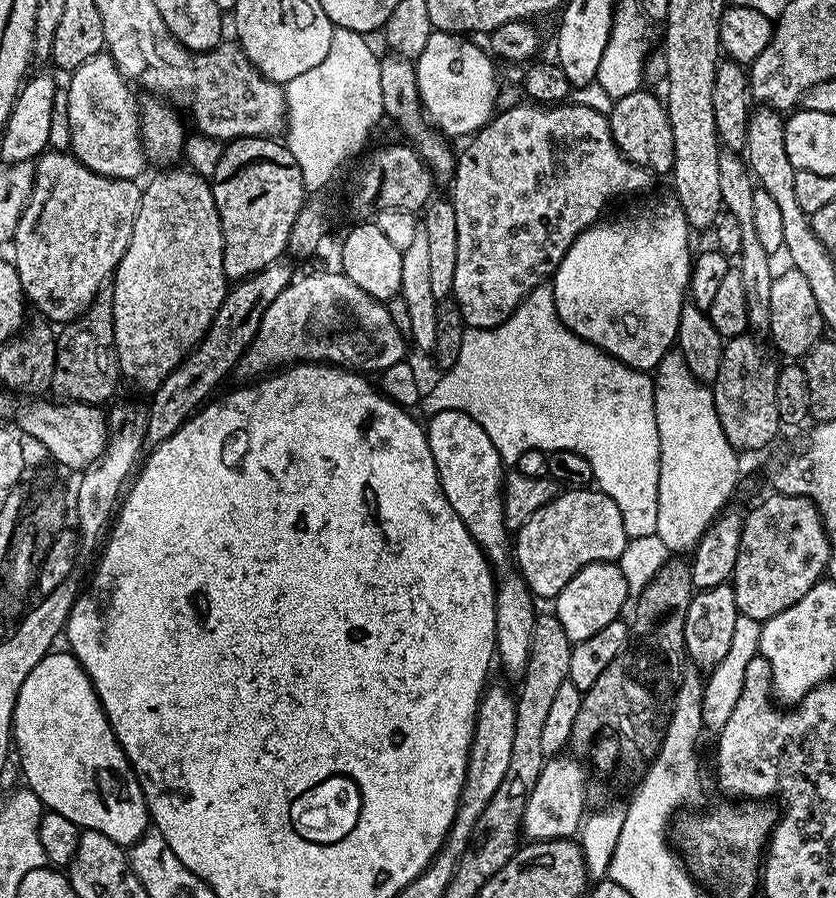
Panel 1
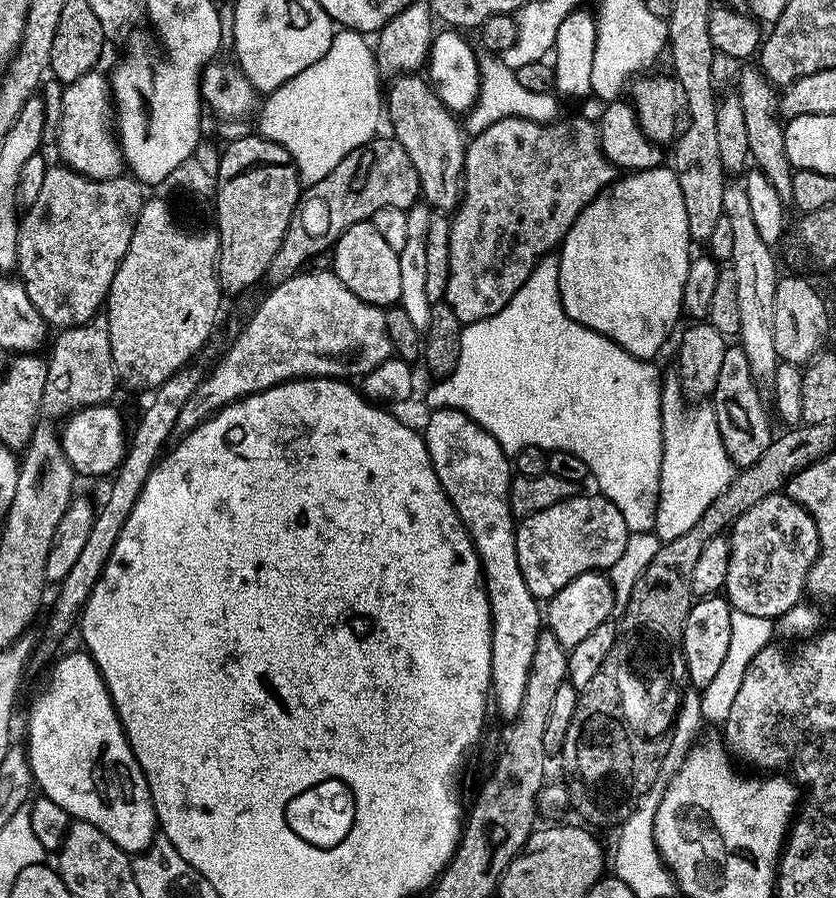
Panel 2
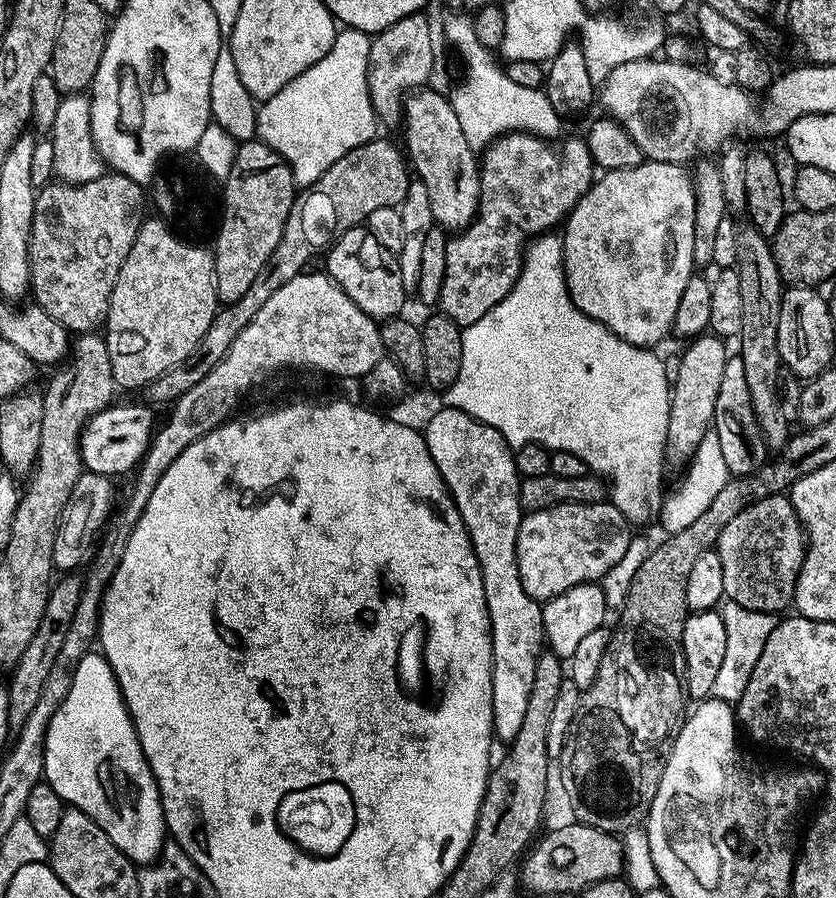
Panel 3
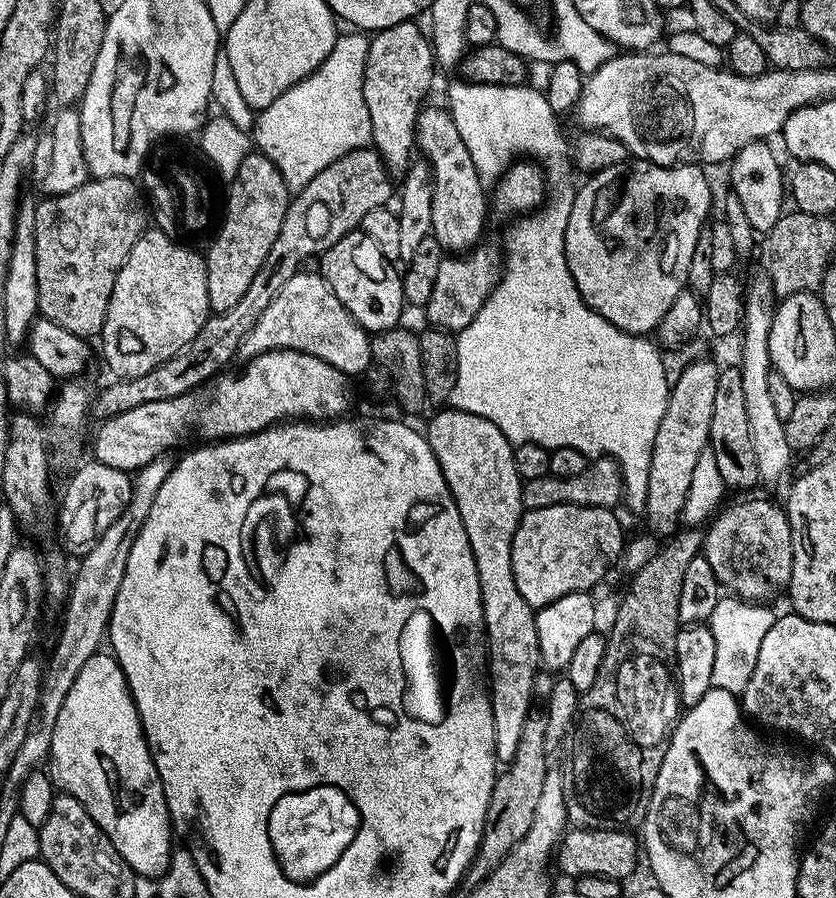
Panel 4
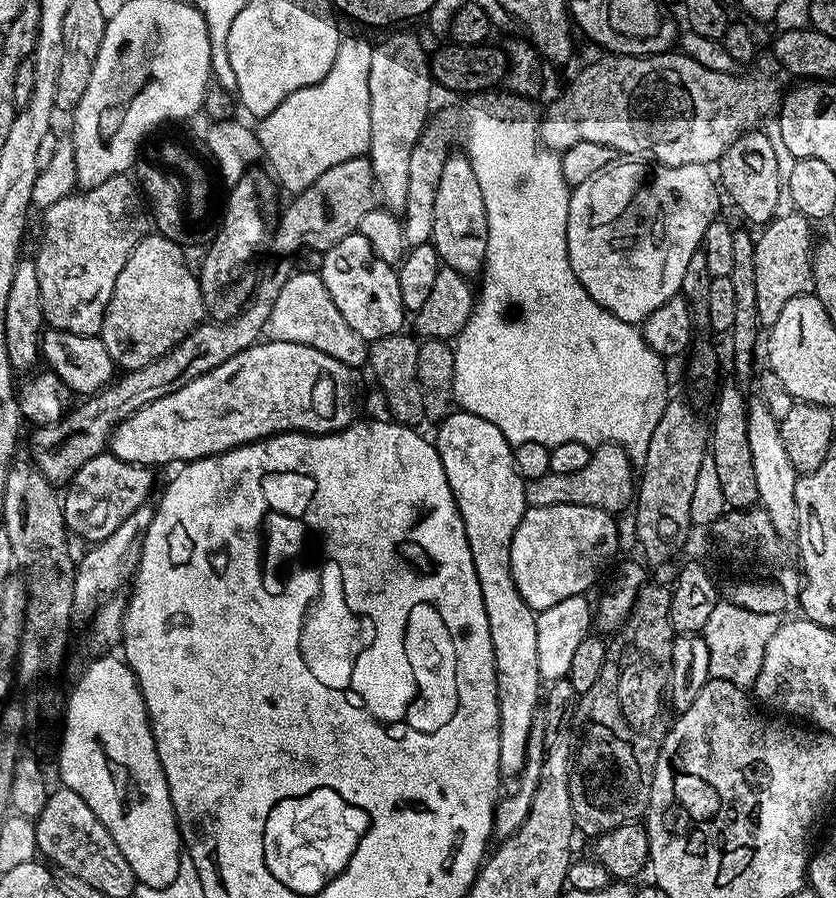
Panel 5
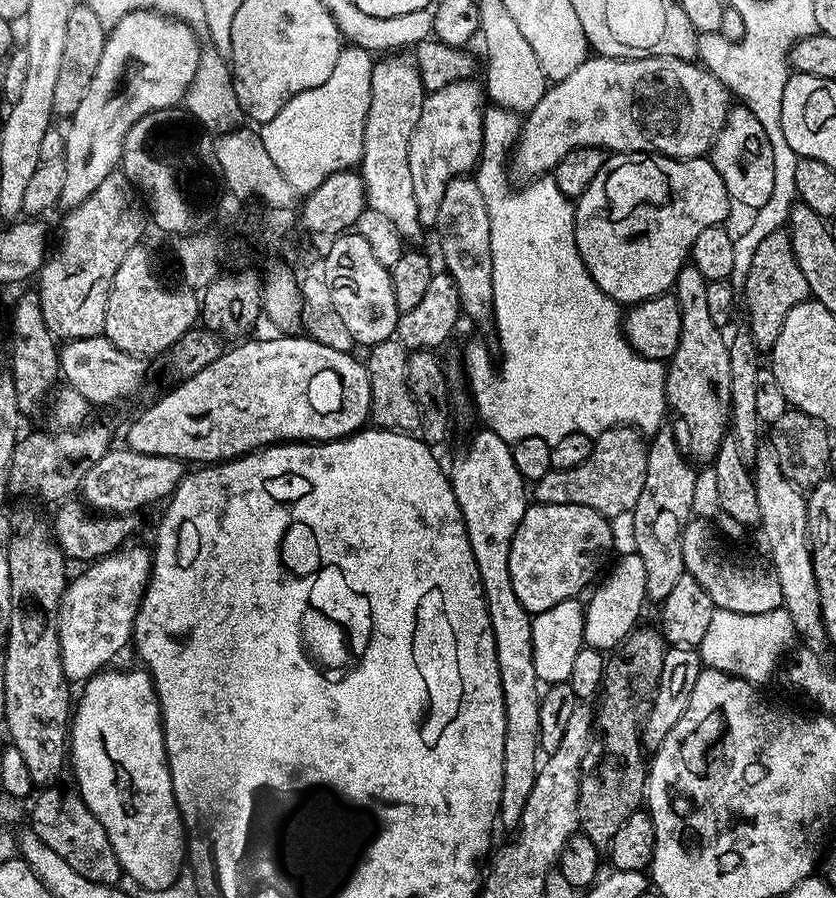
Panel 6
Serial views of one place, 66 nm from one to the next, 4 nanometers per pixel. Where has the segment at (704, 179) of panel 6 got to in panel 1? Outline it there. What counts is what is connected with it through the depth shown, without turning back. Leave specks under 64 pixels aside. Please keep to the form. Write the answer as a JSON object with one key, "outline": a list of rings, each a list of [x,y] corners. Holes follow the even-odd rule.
{"outline":[[[674,198],[656,200],[653,204],[644,204],[641,208],[630,209],[625,216],[616,216],[613,220],[608,219],[604,218],[595,224],[591,224],[582,234],[578,234],[578,238],[574,238],[570,250],[566,250],[562,262],[556,267],[556,271],[550,277],[552,293],[554,294],[554,306],[556,307],[558,318],[571,332],[578,334],[578,338],[582,338],[591,344],[597,344],[603,352],[610,354],[616,360],[620,360],[626,366],[639,368],[641,372],[651,373],[658,366],[658,362],[662,362],[664,355],[673,351],[676,344],[678,318],[680,317],[682,306],[686,302],[688,275],[692,272],[694,252],[693,249],[688,249],[690,229],[680,204]]]}

